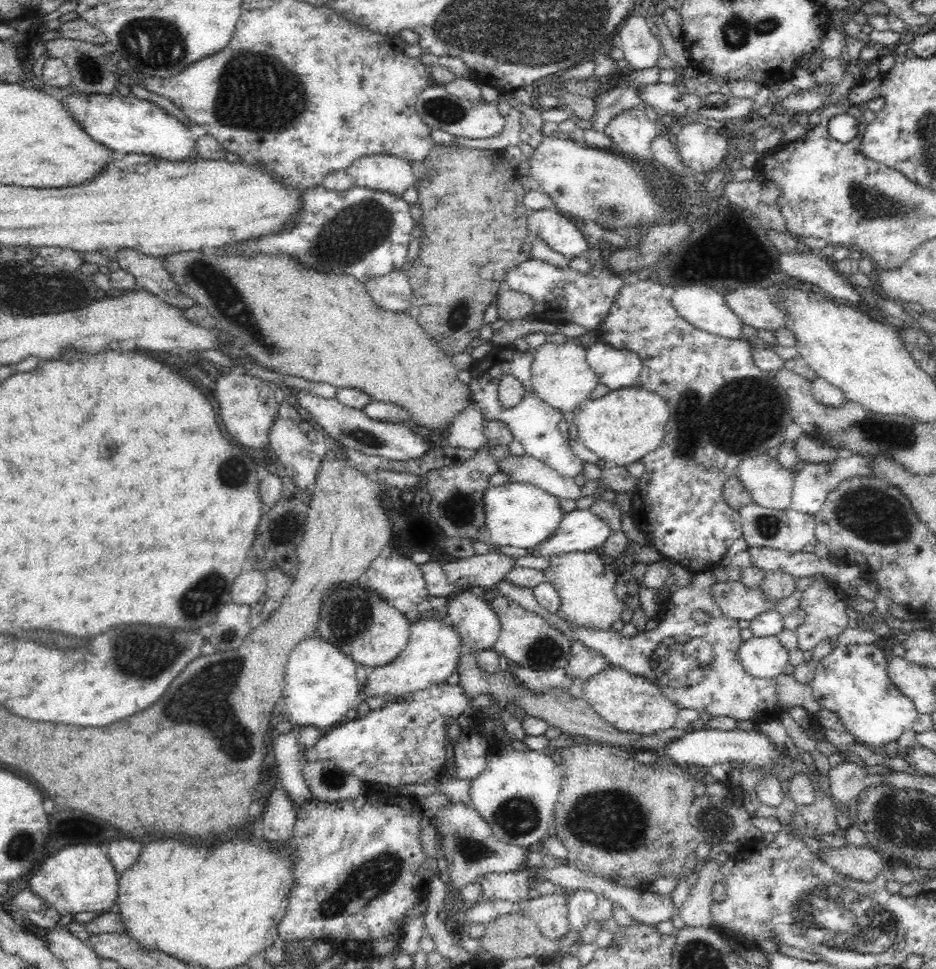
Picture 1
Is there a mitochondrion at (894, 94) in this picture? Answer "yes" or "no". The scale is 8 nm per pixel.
no

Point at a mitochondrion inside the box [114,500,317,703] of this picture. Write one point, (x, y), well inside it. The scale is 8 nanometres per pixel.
(199, 600)

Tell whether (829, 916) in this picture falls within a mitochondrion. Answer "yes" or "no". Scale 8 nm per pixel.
yes

